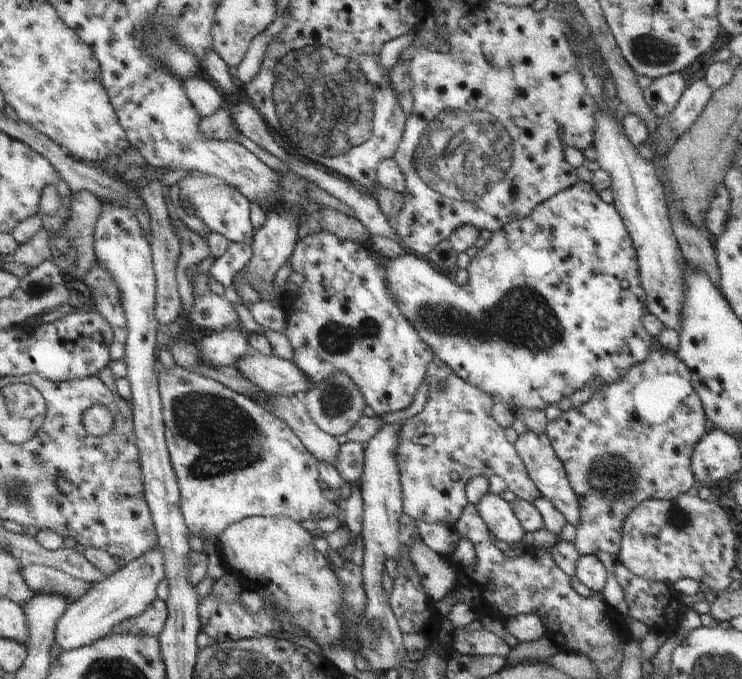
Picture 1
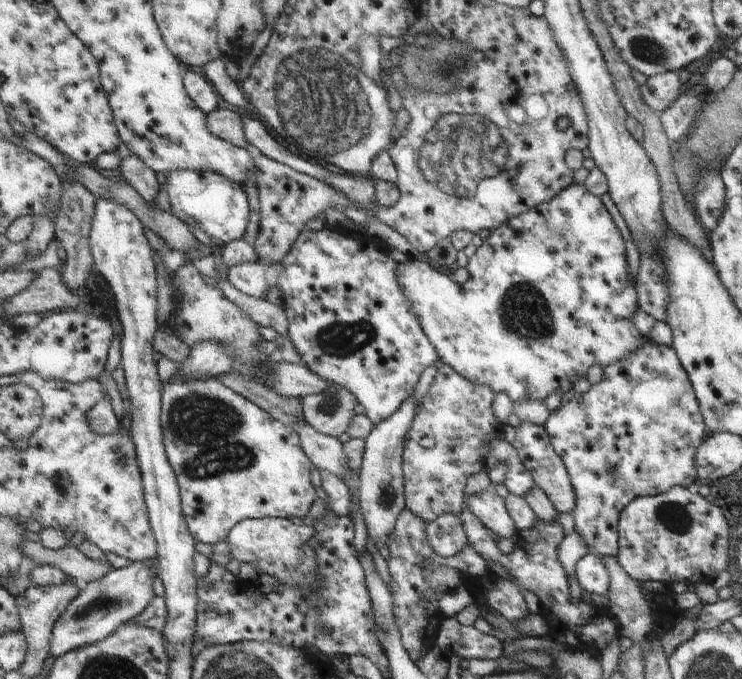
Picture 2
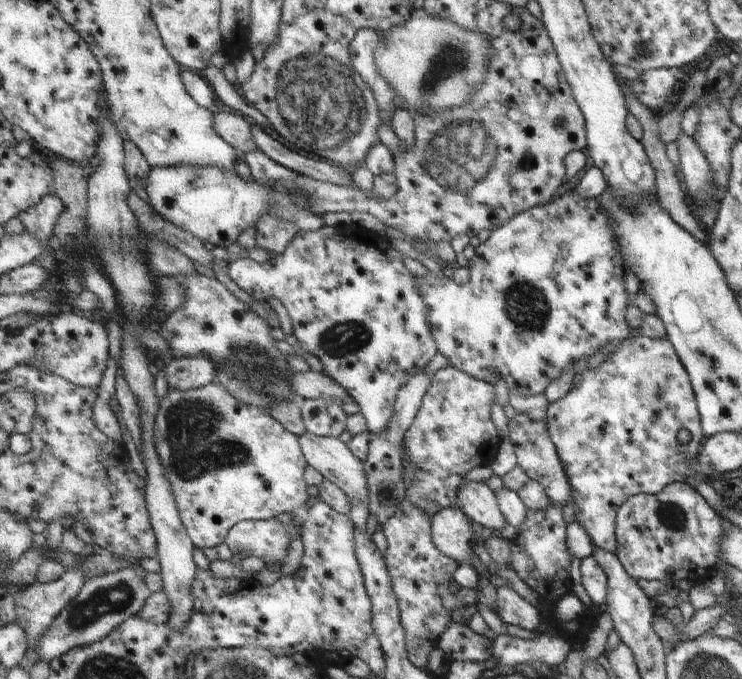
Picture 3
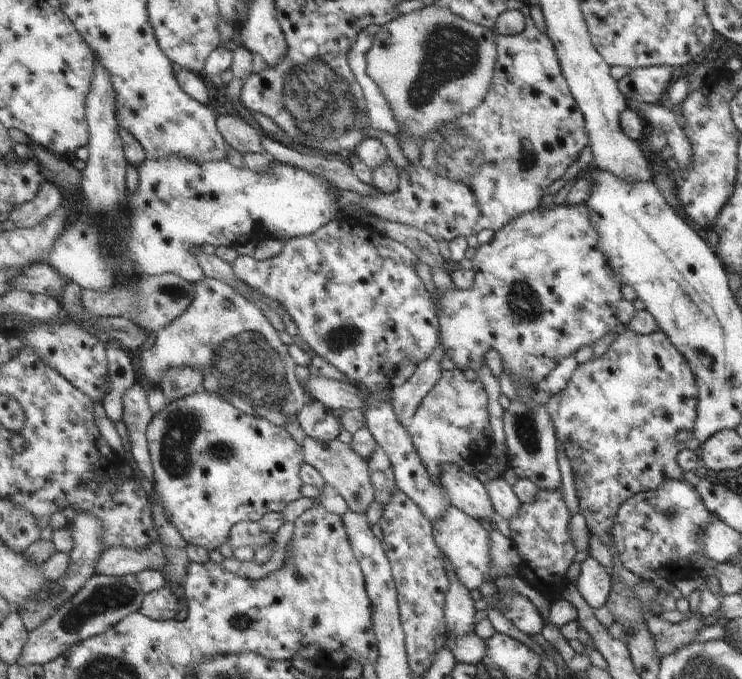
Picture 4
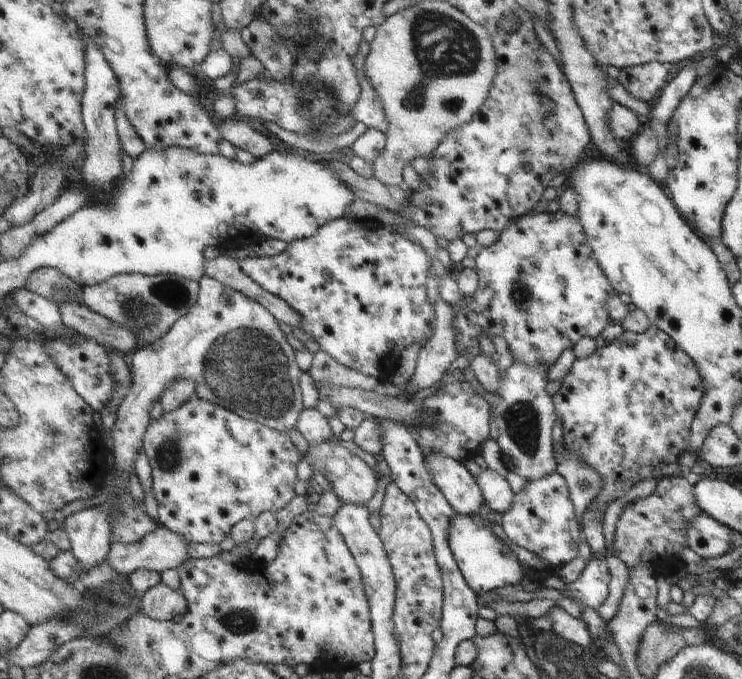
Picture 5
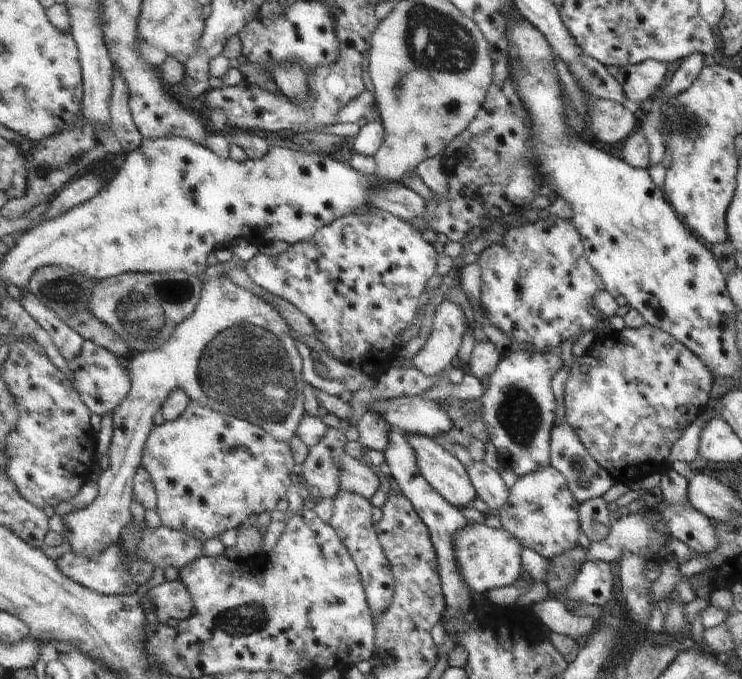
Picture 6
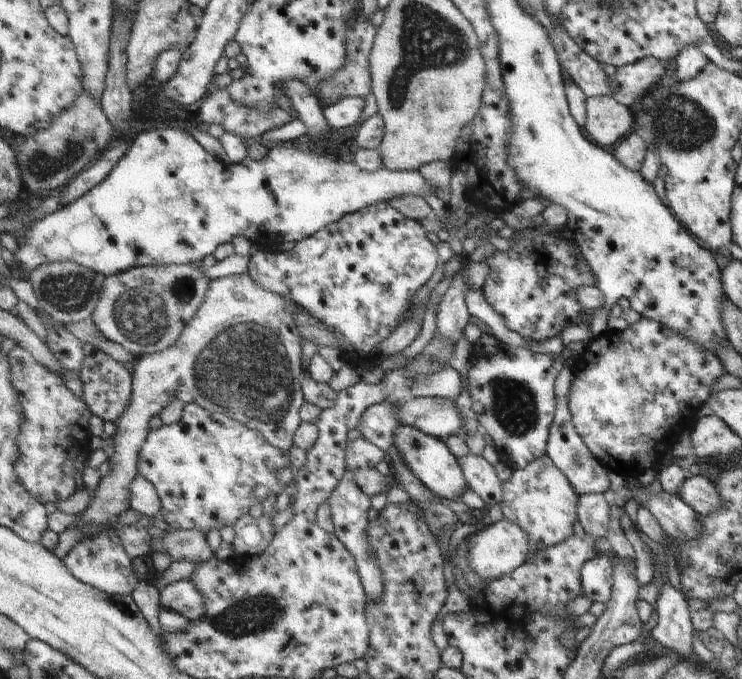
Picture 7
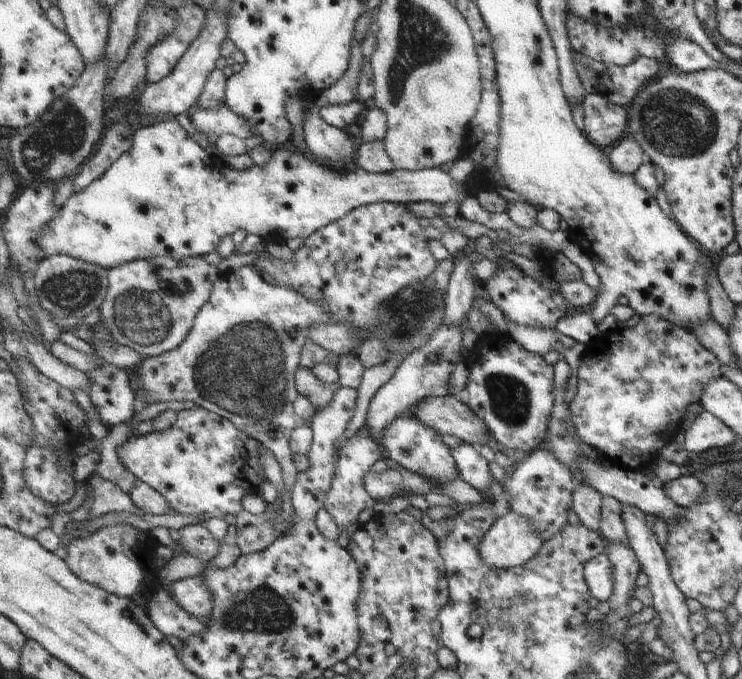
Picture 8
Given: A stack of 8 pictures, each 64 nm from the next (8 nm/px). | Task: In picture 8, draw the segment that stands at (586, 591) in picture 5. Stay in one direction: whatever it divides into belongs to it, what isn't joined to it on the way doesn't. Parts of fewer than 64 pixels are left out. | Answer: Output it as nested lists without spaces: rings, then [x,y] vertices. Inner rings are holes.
[[[606,553],[584,563],[585,586],[597,602],[605,602],[613,590],[613,569]]]

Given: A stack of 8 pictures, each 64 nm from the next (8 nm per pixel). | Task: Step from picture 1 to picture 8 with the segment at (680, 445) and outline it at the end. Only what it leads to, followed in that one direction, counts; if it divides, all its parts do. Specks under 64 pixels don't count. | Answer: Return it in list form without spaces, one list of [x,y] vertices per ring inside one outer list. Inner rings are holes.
[[[655,314],[640,316],[632,327],[598,334],[576,356],[579,359],[575,372],[577,384],[568,403],[571,426],[579,440],[596,451],[600,458],[617,468],[631,471],[651,467],[659,458],[659,450],[679,439],[679,424],[686,407],[699,403],[705,384],[721,376],[717,358],[705,350],[695,336]]]

